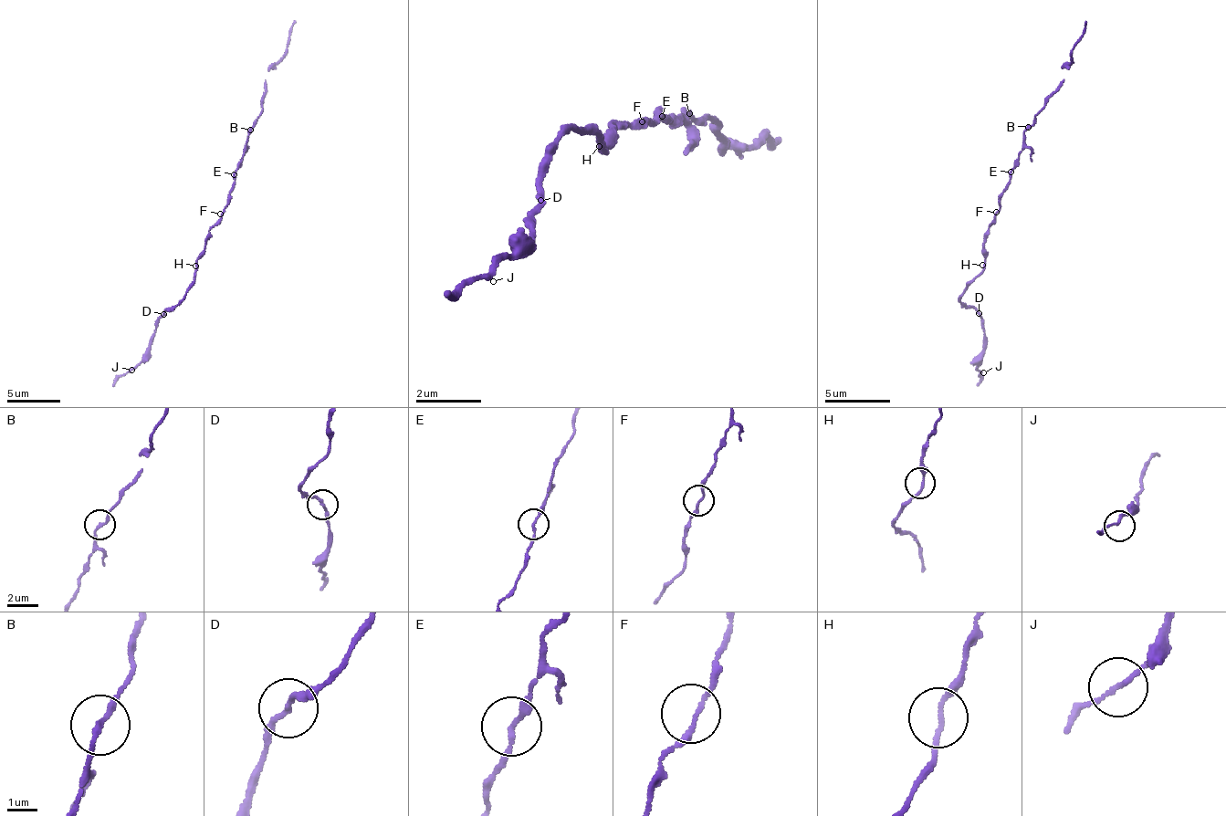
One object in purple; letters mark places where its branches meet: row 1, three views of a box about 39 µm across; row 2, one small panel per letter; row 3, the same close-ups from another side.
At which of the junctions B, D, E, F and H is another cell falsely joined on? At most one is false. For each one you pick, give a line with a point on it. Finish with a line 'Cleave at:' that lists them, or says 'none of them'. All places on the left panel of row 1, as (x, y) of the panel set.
Cleave at: none of them

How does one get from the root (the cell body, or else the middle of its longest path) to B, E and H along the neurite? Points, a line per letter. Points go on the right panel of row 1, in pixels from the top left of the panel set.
B: (997, 215), (997, 209), (1000, 206), (999, 195), (1011, 181), (1011, 168), (1023, 150), (1024, 128), (1028, 125)
E: (997, 215), (997, 209), (1000, 206), (999, 195), (1011, 181), (1011, 172)
H: (997, 215), (985, 239), (986, 262), (982, 265)

